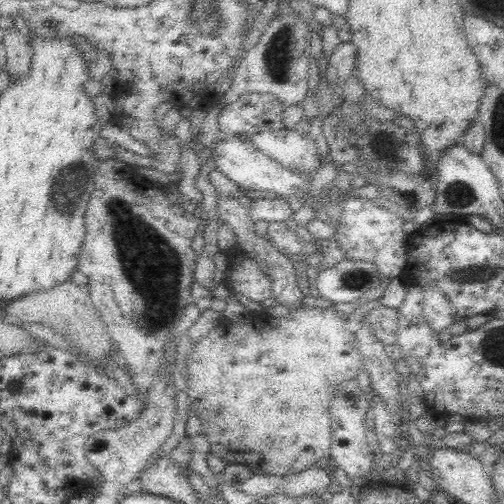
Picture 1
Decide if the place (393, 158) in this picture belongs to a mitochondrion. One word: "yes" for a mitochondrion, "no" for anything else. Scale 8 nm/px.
yes

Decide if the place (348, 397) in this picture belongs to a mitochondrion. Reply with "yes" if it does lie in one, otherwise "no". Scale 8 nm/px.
yes

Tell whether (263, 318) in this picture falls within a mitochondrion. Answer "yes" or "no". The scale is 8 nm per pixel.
no

